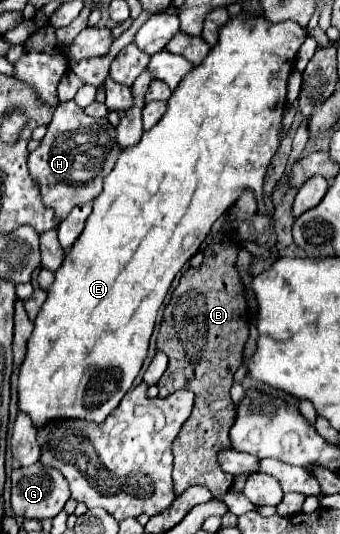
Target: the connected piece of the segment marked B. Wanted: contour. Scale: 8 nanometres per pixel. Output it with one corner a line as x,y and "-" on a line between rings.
224,240
220,242
210,242
204,248
204,262
200,268
188,268
182,278
178,288
172,292
170,302
164,308
160,332
158,332
158,350
162,350
168,356
168,370
158,382
160,398
166,398
168,394
176,390
192,390
196,394
194,410
188,422
180,430
180,438
174,442
174,490
180,496
186,488
200,484
206,486
214,498
224,496
234,482
232,474
226,474
220,464
218,464
218,452
224,448
232,448
228,432
234,424
236,410
230,400
230,388
232,388
232,378
238,366
242,364
242,352
248,340
248,310
246,310
246,300
244,300
244,286
240,272
236,268
236,258
238,258
238,244

